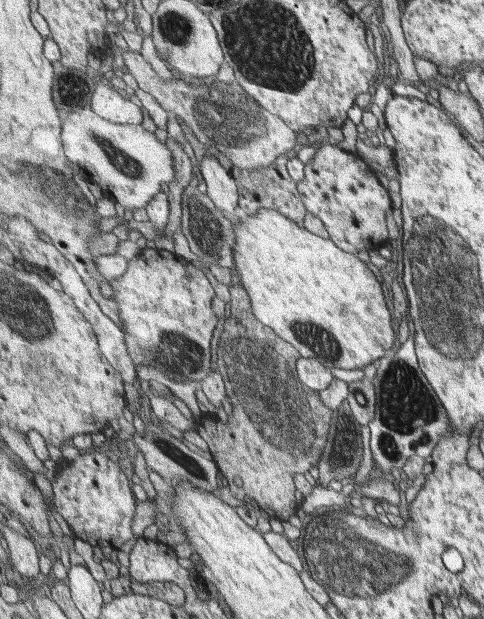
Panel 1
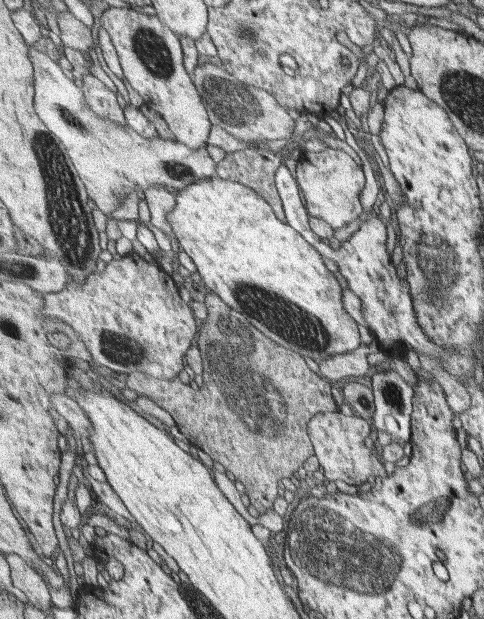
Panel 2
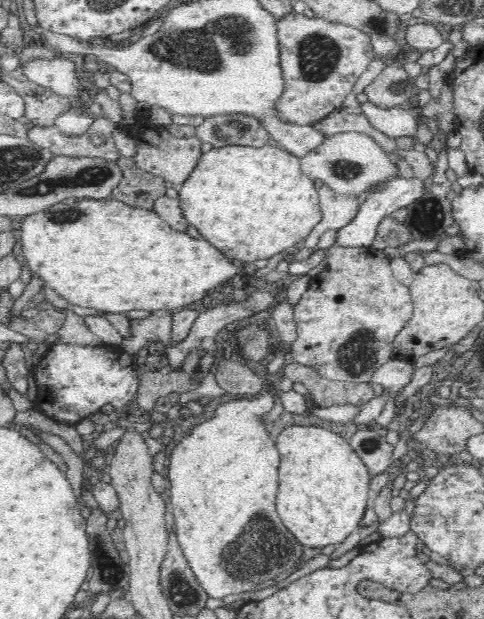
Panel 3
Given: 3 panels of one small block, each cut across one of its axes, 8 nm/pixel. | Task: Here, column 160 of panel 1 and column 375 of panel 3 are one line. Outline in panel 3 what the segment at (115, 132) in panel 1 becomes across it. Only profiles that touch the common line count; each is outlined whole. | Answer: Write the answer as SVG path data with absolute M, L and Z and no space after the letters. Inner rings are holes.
M358 131L338 132L307 152L301 159L301 170L316 183L323 183L334 193L357 198L379 192L399 178L399 169L390 154L368 134Z

